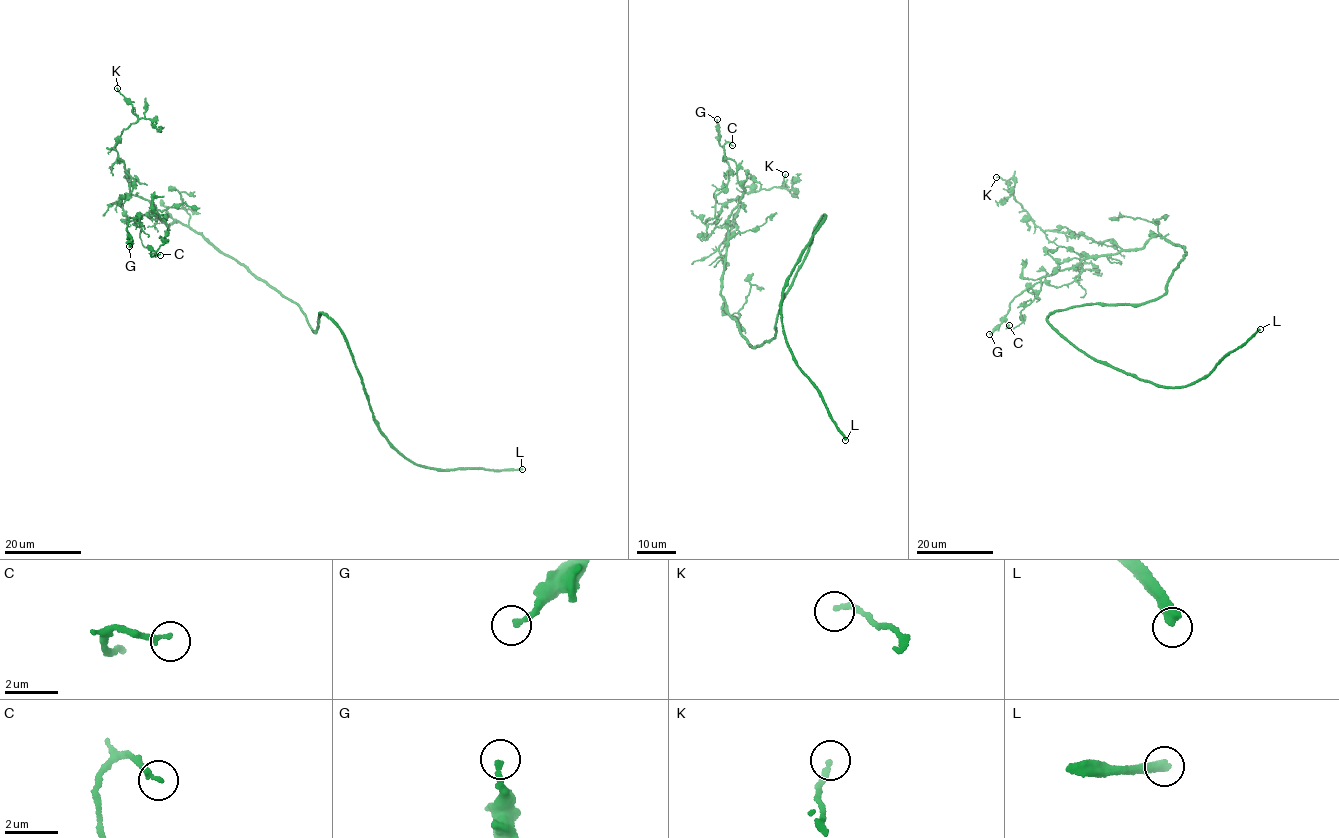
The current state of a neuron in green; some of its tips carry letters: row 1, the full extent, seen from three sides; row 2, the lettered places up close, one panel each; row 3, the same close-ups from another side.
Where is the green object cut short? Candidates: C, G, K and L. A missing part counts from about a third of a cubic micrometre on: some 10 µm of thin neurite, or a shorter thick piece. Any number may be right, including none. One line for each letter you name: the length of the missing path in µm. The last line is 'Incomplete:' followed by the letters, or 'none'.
L: about 170 µm are missing
Incomplete: L

